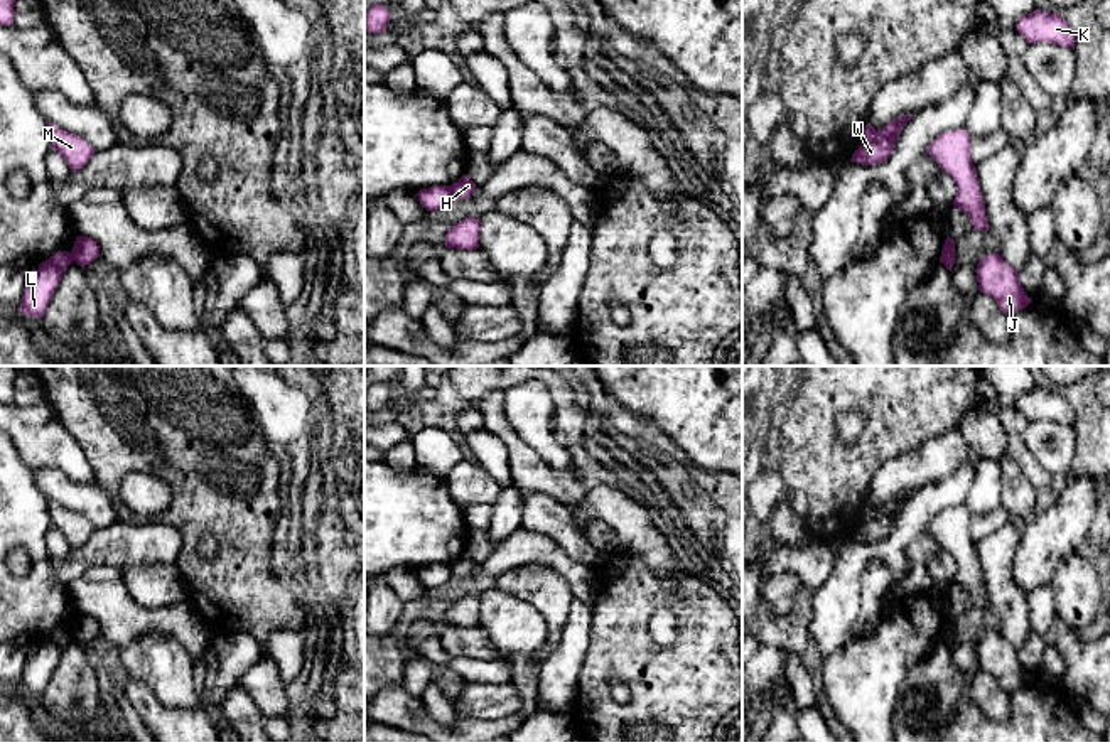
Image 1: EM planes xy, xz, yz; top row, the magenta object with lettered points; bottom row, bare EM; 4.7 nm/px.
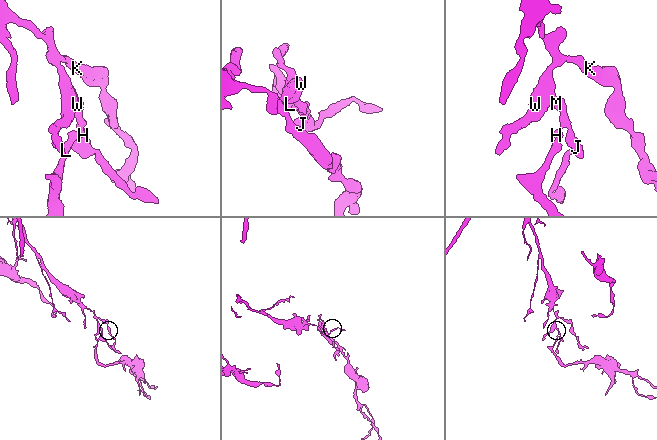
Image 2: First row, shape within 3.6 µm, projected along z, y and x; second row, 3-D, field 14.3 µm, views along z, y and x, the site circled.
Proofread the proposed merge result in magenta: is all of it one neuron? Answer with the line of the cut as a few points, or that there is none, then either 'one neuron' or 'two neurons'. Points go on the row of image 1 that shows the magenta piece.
cut yz (953, 247), (940, 258); two neurons

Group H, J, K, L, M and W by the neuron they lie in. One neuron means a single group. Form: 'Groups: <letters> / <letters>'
Groups: H J K M W / L

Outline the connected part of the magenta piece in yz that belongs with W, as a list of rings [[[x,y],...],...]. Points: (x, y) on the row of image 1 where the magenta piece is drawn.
[[[901,115],[882,130],[876,130],[870,123],[864,128],[862,145],[854,152],[850,162],[862,165],[879,165],[886,162],[892,148],[913,115]]]

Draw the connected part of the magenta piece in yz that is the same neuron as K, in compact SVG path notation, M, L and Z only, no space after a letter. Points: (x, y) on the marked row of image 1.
M1036 8L1019 19L1016 30L1027 44L1049 42L1075 51L1075 32L1059 13Z

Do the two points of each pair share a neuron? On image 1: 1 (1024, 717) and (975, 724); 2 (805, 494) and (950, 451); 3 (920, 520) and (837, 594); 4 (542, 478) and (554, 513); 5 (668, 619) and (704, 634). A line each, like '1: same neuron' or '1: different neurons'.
1: same neuron
2: different neurons
3: same neuron
4: different neurons
5: different neurons

